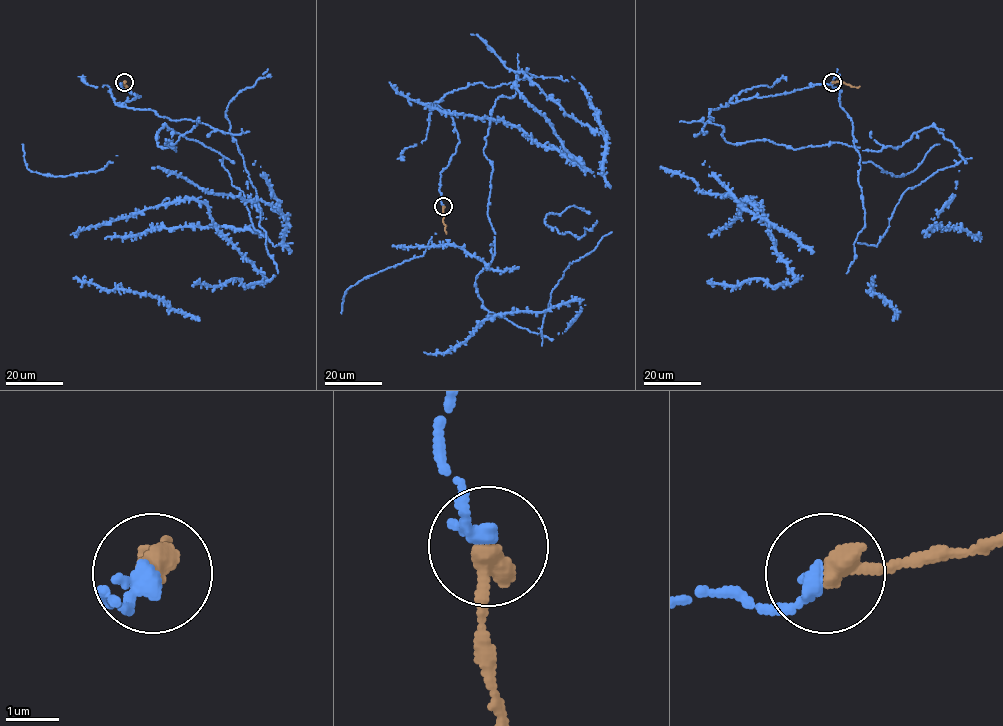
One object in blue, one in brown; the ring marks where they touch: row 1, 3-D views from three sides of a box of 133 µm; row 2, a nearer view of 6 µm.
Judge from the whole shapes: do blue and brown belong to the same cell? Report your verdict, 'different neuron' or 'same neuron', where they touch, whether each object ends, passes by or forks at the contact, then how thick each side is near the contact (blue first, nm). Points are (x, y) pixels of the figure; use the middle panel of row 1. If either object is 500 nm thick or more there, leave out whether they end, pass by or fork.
same neuron; place (443, 206); blue ends; brown ends; calibres 340 and 460 nm

